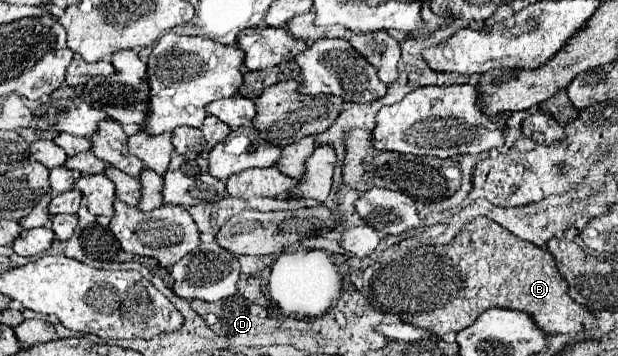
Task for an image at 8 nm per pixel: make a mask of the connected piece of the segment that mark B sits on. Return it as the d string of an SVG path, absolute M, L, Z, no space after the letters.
M479 216L463 226L463 230L445 246L425 246L409 254L409 324L431 332L431 336L443 338L449 332L457 332L473 324L473 320L487 308L509 308L517 312L527 312L535 324L547 334L573 334L581 330L591 330L597 326L593 314L573 302L567 296L567 284L557 272L555 258L545 250L527 240L517 238L509 230L501 228L497 222Z

